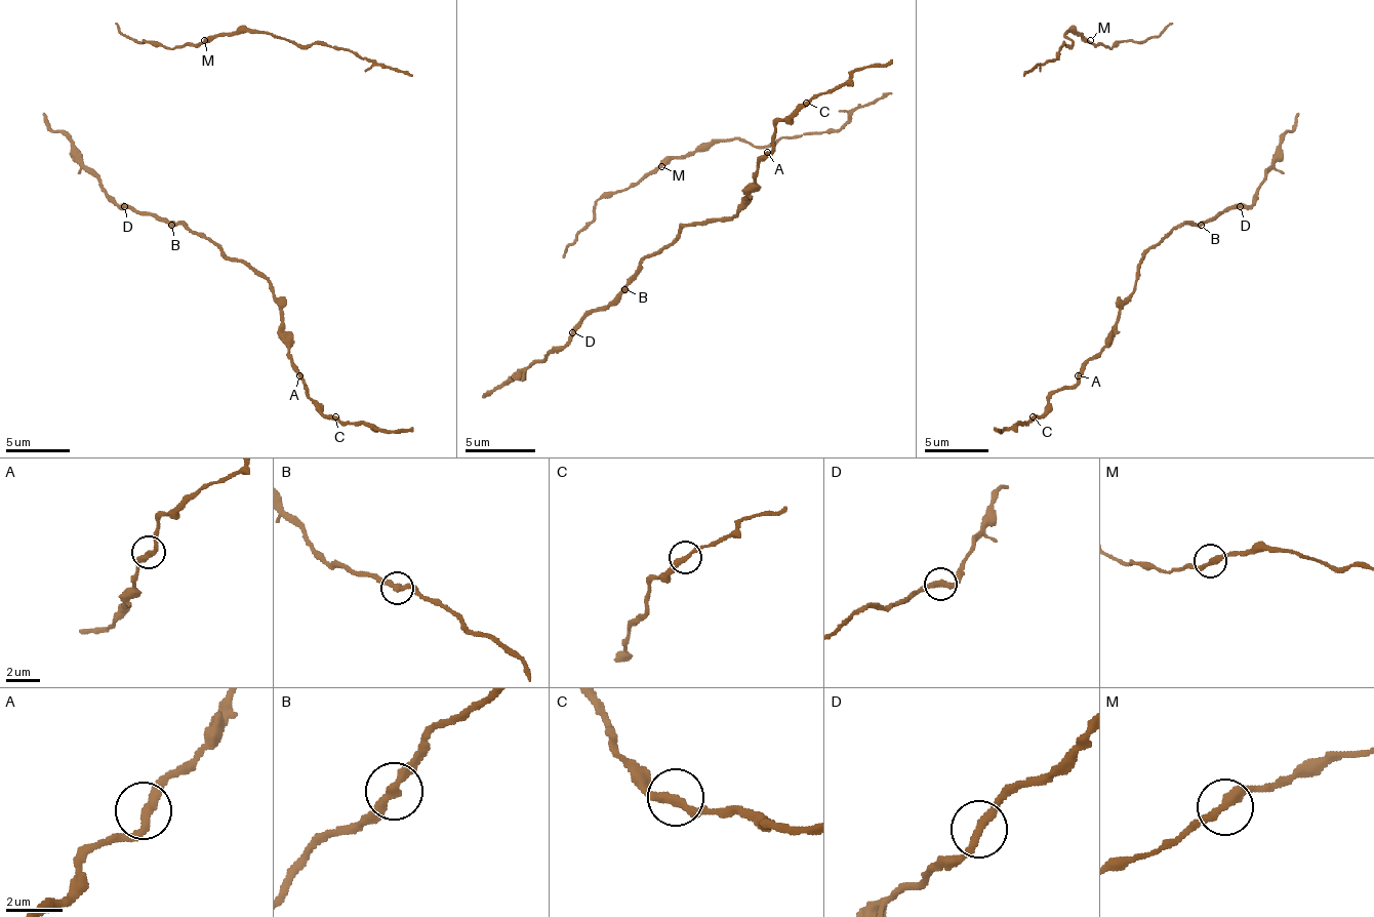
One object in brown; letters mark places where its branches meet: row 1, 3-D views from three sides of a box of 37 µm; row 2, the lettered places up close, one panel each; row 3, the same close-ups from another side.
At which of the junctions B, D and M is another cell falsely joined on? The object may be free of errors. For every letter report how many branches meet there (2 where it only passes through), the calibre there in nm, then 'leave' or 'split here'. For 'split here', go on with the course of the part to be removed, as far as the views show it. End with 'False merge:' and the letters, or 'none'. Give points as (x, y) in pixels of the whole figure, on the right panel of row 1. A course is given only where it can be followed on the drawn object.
B: 2 | 300 nm | leave
D: 2 | 280 nm | leave
M: 2 | 320 nm | leave
False merge: none

